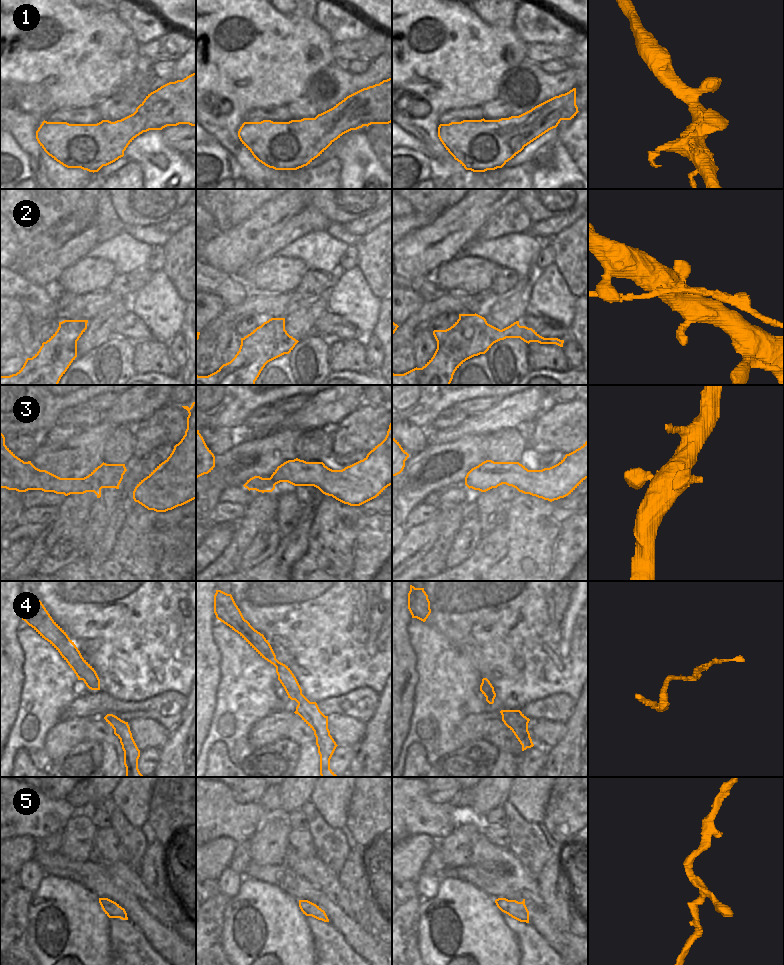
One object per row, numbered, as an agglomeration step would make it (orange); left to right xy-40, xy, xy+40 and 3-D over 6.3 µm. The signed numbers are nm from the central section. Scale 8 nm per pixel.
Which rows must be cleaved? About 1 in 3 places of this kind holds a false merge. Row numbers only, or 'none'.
2

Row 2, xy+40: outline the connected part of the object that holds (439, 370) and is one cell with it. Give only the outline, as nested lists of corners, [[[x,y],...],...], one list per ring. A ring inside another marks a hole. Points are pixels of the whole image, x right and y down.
[[[482,330],[479,339],[473,334],[468,340],[445,351],[437,348],[433,357],[422,367],[404,374],[392,373],[392,385],[450,385],[455,371],[468,359],[485,354],[493,345]]]

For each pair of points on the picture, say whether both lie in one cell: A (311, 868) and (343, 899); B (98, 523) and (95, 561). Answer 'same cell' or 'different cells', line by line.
A: same cell
B: same cell

